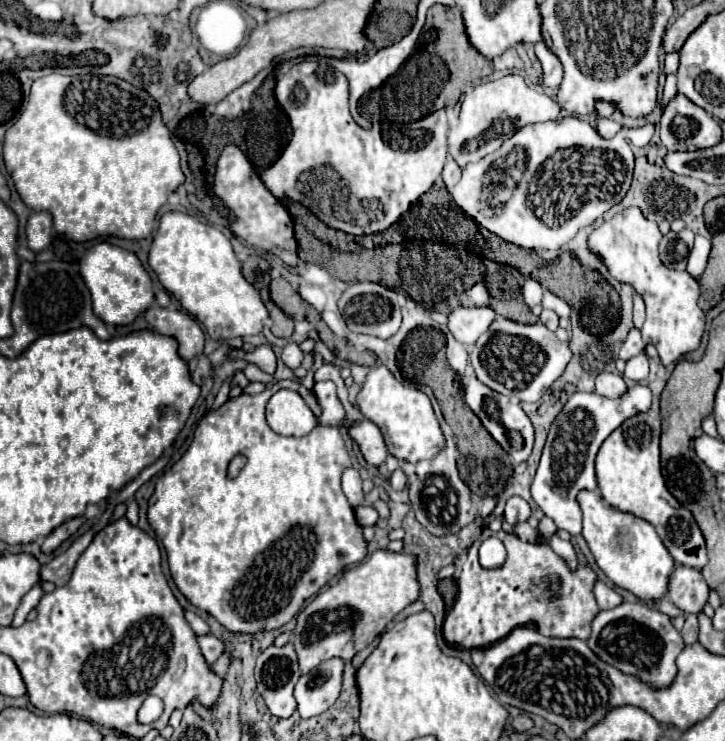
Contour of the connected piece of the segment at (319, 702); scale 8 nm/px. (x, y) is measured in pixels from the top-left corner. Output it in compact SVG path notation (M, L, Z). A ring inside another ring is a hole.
M329 659L307 675L301 675L299 683L295 685L295 699L297 711L303 719L315 717L327 711L339 697L343 679L343 661Z

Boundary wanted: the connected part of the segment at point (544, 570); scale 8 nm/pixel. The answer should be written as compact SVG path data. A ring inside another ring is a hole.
M485 529L481 537L471 545L467 559L461 565L461 575L457 581L459 595L453 609L445 617L443 637L449 645L461 649L477 649L503 639L515 627L535 625L539 633L549 637L577 637L585 641L591 633L591 619L599 611L593 597L595 579L597 575L591 571L591 567L585 565L579 565L577 571L569 571L565 561L549 545L525 543L513 533L491 533ZM487 537L497 537L507 547L507 561L501 569L487 571L481 569L477 561L477 549ZM539 595L543 595L547 603L555 603L555 607L541 611Z

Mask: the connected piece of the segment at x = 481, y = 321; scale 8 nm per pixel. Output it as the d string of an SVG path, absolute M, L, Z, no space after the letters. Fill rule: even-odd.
M457 307L447 317L447 327L459 343L475 343L495 319L491 307Z

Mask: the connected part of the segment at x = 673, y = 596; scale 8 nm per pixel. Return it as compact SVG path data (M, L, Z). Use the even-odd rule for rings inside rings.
M675 565L675 571L671 573L671 579L669 579L667 595L675 607L683 609L683 613L699 613L707 603L709 587L701 571Z

